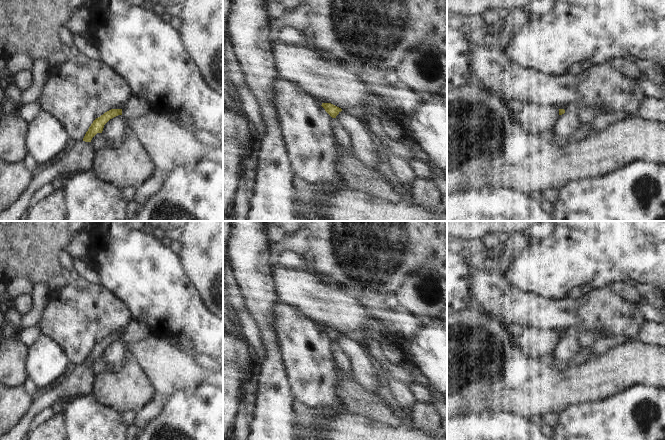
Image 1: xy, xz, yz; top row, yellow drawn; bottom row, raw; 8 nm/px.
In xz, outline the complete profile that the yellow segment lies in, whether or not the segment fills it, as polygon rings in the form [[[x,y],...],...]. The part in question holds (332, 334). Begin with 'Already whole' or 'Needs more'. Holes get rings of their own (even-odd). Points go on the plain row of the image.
Already whole. [[[322,327],[321,329],[325,335],[332,341],[336,342],[336,340],[342,335],[341,332],[331,328],[331,327]]]

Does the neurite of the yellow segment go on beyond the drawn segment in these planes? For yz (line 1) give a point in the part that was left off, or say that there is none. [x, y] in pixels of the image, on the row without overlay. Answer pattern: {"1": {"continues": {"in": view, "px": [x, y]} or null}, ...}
{"1": {"continues": null}}

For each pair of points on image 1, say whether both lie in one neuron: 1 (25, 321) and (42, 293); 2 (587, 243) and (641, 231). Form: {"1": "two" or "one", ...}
{"1": "one", "2": "one"}

